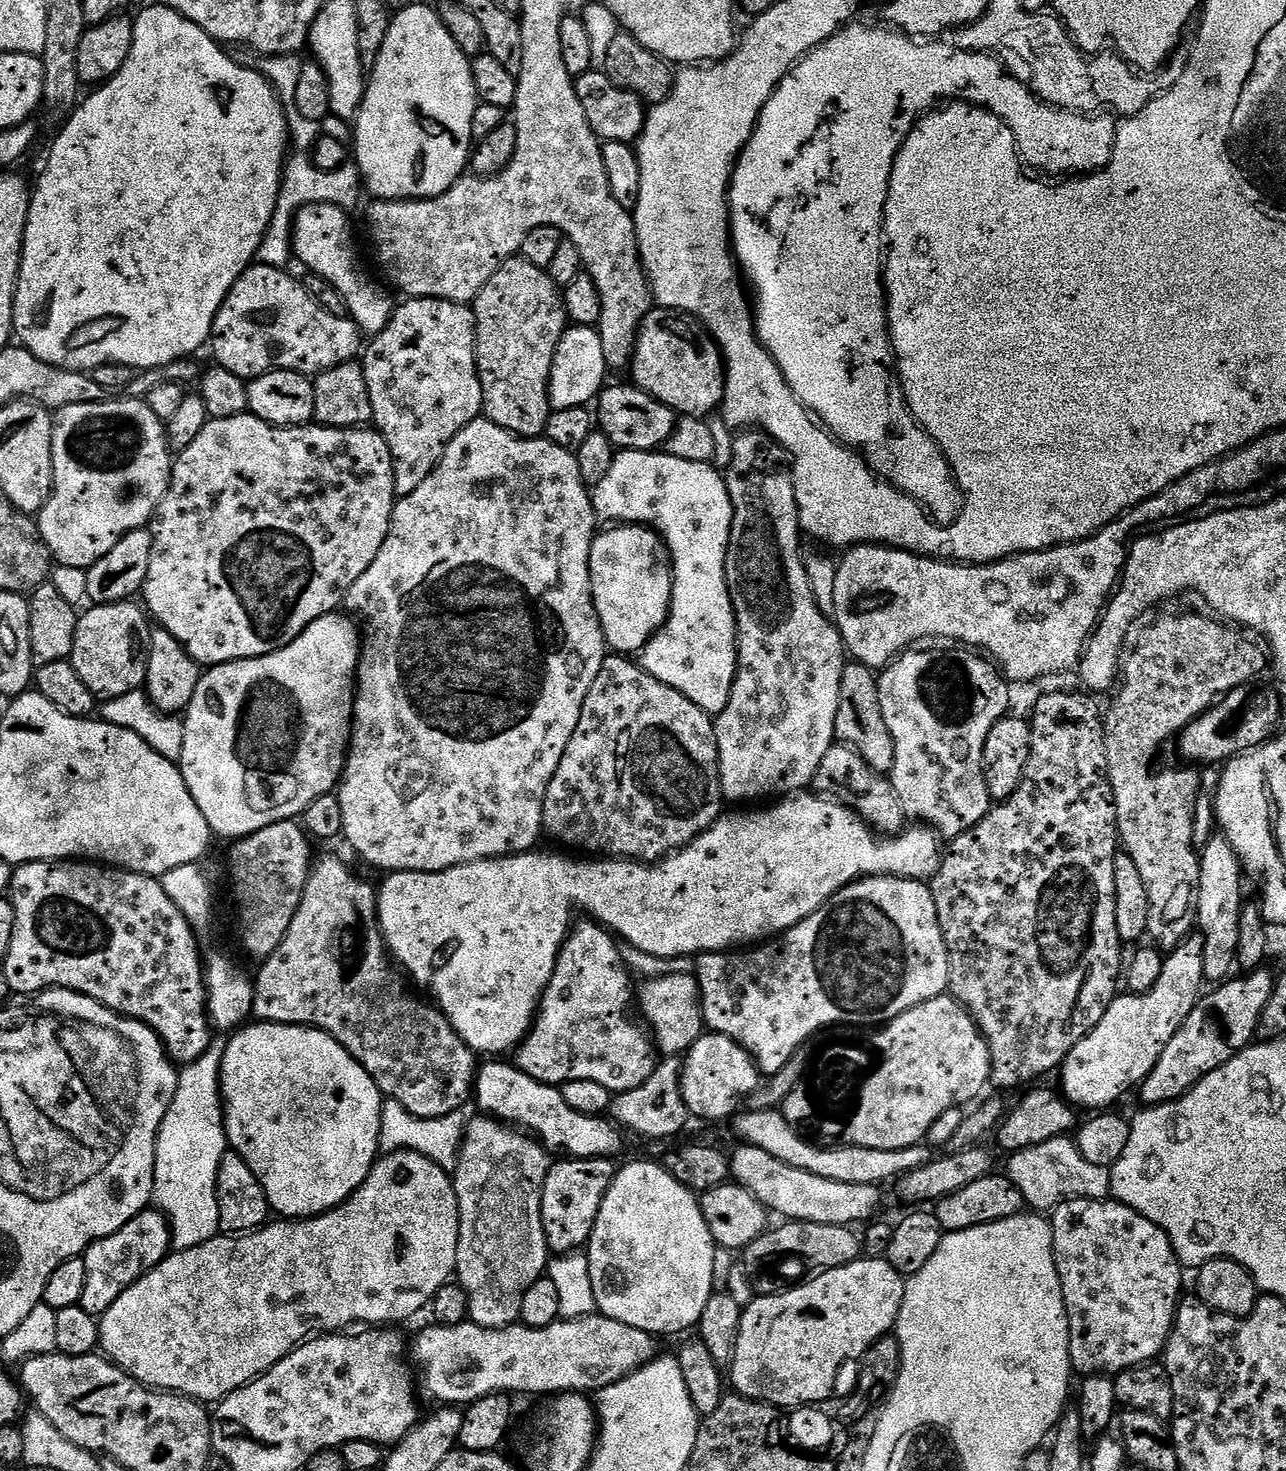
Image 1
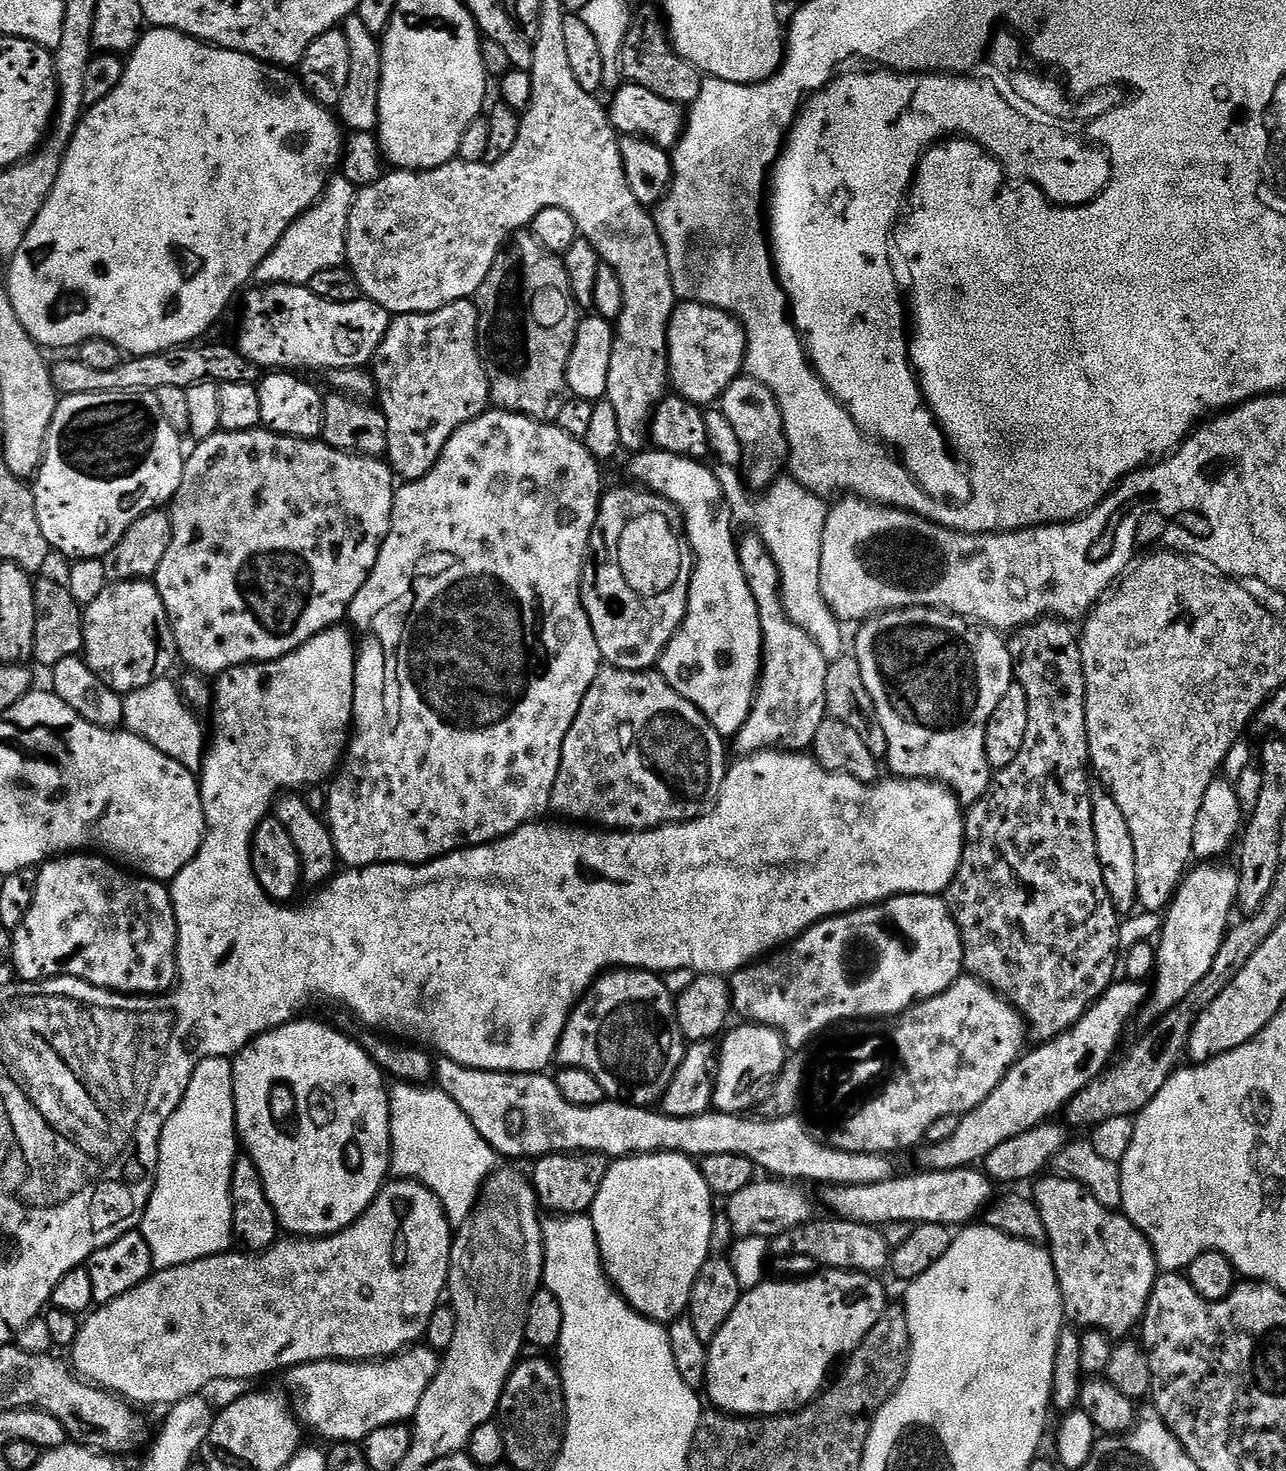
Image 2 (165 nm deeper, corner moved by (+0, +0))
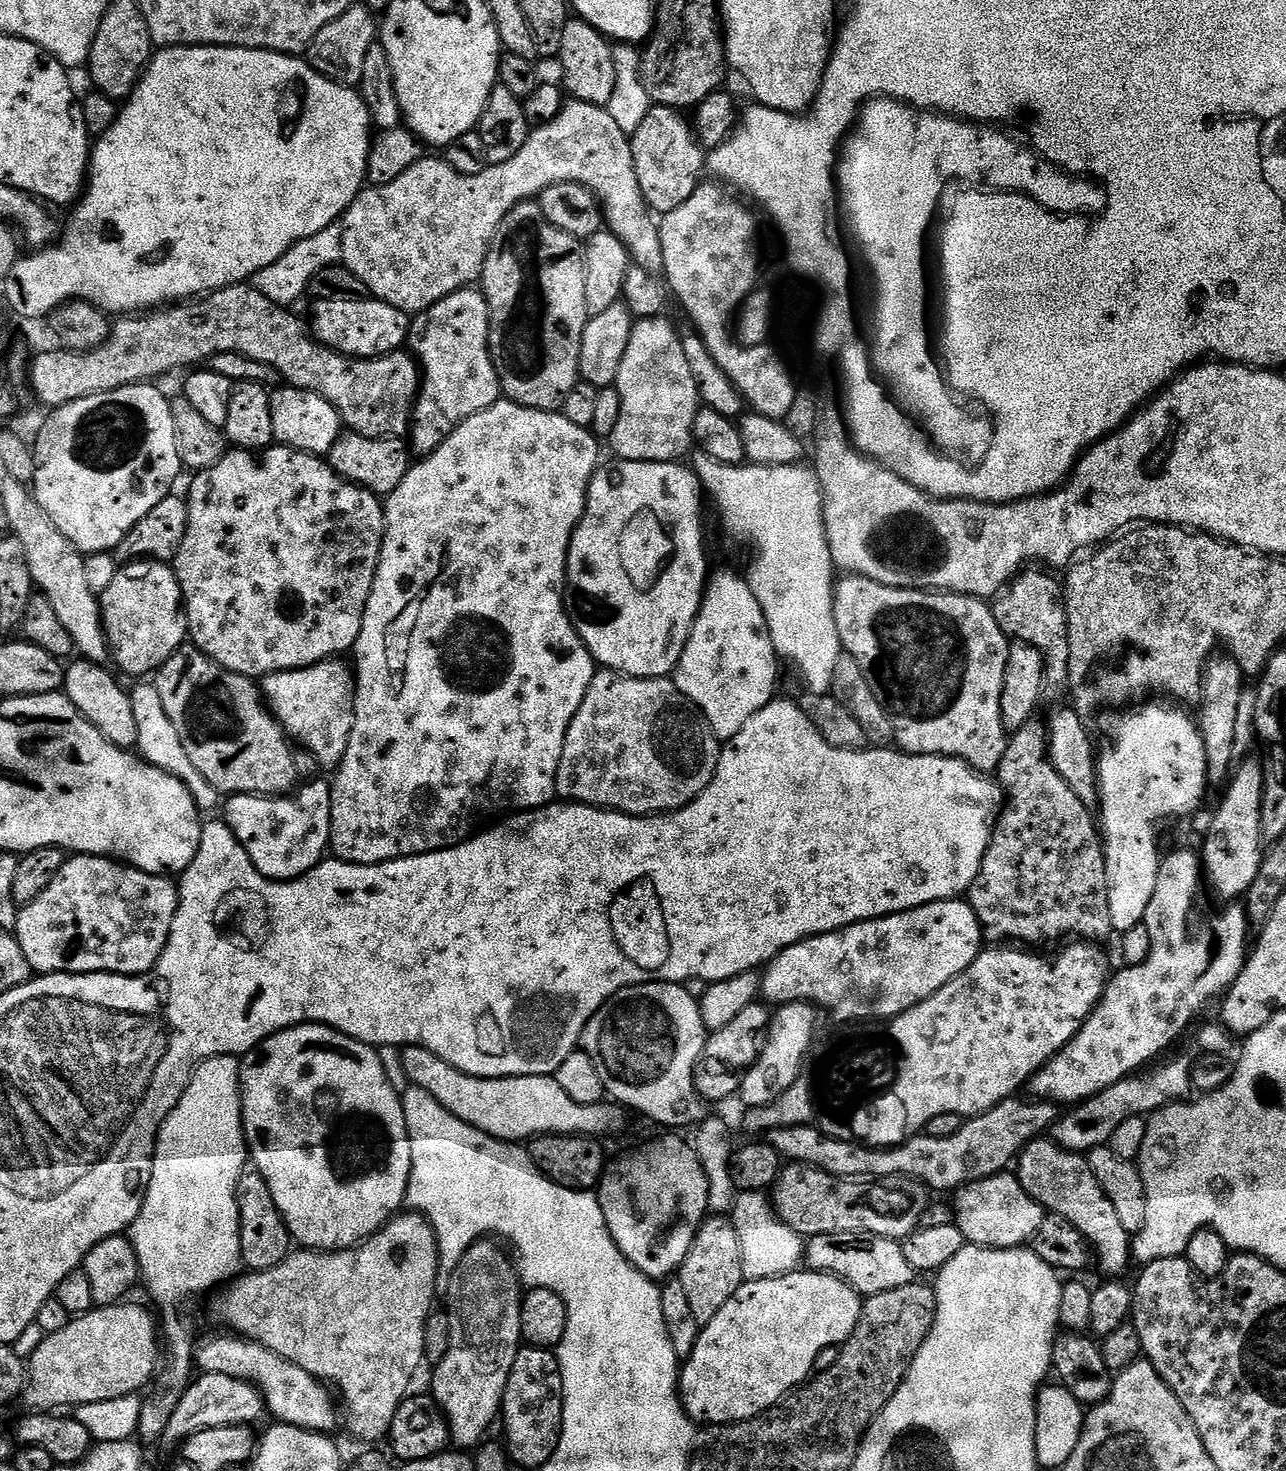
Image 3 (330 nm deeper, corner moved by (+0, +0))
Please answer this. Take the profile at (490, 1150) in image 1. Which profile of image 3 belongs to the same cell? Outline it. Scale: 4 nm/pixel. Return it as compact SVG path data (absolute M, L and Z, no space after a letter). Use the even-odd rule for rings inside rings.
M495 1239L478 1240L462 1254L462 1262L447 1277L448 1305L446 1311L450 1322L450 1350L442 1362L435 1365L430 1395L438 1402L448 1419L450 1440L457 1449L472 1450L485 1439L488 1427L497 1423L502 1412L506 1382L510 1378L510 1366L518 1358L524 1335L522 1334L522 1285L516 1275L516 1265L509 1253L499 1248Z

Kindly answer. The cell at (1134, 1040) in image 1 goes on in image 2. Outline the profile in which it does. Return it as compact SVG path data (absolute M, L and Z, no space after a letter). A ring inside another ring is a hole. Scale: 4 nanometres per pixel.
M1204 862L1196 867L1181 880L1180 889L1162 916L1164 929L1158 939L1156 970L1146 1001L1146 1012L1152 1018L1166 1015L1171 1008L1178 1006L1178 1002L1182 1002L1182 998L1186 998L1186 994L1190 994L1190 990L1194 990L1197 982L1206 978L1218 954L1218 946L1222 946L1224 934L1234 920L1232 912L1236 908L1238 894L1237 869L1227 868L1224 862Z

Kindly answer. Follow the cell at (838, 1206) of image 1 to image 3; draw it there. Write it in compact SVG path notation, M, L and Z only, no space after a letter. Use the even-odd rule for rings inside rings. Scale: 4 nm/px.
M1008 1170L965 1184L954 1196L954 1222L962 1230L965 1241L977 1248L1025 1247L1035 1241L1045 1215L1046 1209Z

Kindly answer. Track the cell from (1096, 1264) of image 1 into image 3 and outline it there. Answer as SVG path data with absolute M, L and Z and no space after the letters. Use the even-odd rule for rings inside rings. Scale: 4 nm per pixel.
M1051 1138L1032 1140L1015 1161L1014 1175L1025 1190L1051 1215L1066 1218L1066 1222L1082 1230L1082 1234L1088 1239L1089 1249L1094 1253L1095 1263L1096 1260L1100 1263L1105 1277L1120 1278L1125 1275L1123 1272L1127 1270L1132 1260L1133 1237L1126 1230L1126 1226L1122 1226L1118 1213L1114 1211L1114 1205L1110 1202L1110 1198L1106 1198L1106 1190L1098 1186L1098 1178L1094 1178L1087 1159L1081 1153L1068 1152L1064 1148L1059 1148Z

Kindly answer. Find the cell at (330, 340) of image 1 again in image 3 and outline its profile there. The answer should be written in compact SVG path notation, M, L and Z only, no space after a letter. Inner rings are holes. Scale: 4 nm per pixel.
M375 298L351 300L350 302L330 302L318 300L311 305L312 320L310 331L319 343L344 356L371 358L384 356L387 352L399 352L408 339L409 313L398 310L386 302Z

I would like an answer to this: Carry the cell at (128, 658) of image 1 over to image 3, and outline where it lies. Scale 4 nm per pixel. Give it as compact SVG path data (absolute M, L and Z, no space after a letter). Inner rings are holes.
M137 560L117 567L114 582L98 599L111 663L128 676L151 677L189 639L184 595L171 563Z

